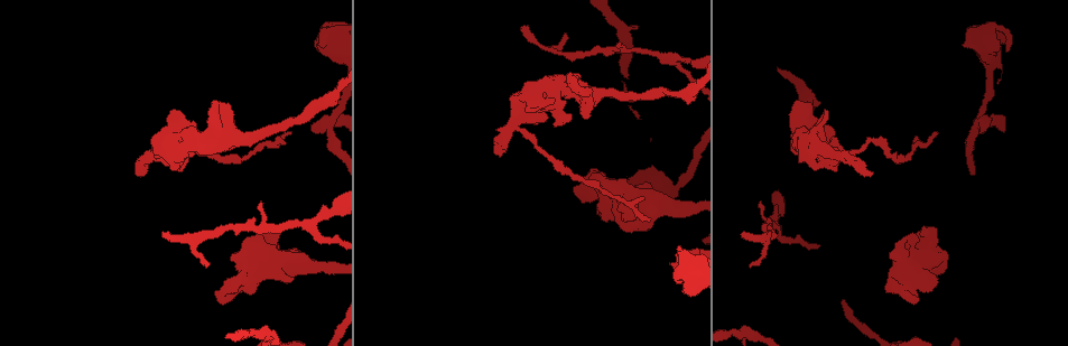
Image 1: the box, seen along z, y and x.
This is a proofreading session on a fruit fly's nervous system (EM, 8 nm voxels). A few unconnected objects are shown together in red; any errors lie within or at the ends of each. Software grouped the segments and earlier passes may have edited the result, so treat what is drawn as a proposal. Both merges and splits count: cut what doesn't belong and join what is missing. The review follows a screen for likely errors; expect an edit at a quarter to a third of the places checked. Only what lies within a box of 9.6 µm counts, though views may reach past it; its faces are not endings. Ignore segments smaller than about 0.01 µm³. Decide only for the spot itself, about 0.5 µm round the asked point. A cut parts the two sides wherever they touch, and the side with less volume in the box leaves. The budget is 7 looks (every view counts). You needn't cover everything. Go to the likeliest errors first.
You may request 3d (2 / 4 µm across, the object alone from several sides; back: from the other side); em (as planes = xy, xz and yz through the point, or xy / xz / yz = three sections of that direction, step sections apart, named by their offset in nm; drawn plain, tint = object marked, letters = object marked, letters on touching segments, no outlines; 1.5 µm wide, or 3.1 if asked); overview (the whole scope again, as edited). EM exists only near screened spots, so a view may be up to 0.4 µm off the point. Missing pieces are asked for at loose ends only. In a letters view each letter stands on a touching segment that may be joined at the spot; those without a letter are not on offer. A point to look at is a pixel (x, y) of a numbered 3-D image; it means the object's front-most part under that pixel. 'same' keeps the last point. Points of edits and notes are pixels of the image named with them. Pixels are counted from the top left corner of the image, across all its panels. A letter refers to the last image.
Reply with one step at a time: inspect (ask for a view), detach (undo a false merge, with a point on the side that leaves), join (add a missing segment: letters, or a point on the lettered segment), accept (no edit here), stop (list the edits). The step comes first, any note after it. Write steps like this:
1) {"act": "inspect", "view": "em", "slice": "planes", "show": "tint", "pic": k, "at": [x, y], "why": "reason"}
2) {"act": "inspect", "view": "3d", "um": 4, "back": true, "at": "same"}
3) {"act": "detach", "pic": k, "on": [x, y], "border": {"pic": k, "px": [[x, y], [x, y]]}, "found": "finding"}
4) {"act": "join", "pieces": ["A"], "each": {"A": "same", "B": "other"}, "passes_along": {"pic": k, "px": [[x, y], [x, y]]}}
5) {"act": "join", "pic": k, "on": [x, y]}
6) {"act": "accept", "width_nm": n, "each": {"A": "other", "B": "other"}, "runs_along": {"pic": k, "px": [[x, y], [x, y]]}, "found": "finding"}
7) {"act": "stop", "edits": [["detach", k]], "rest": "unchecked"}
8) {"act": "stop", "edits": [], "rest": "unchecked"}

{"act": "inspect", "view": "3d", "um": 4, "pic": 1, "at": [172, 170], "why": "thick end"}

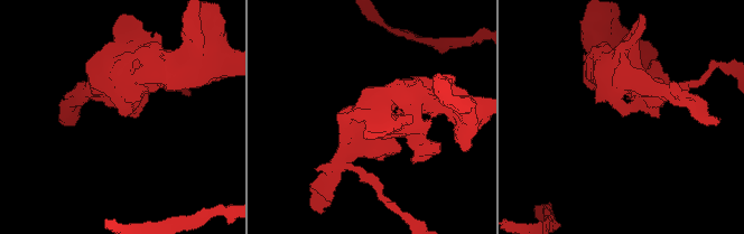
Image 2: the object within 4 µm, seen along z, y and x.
{"act": "inspect", "view": "em", "slice": "planes", "show": "letters", "pic": 2, "at": [122, 115]}

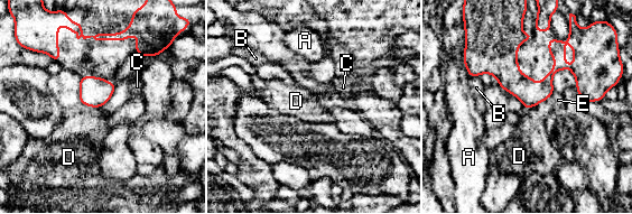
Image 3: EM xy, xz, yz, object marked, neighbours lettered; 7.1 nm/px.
{"act": "accept", "longest_contact_nm": ["C", 260], "each": {"A": "other", "B": "other", "C": "other", "D": "other", "E": "other"}, "border": {"pic": 3, "px": [[547, 99], [526, 109]]}, "found": "none of them fits"}

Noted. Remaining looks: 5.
{"act": "inspect", "view": "3d", "um": 4, "pic": 1, "at": [499, 154], "why": "free end"}

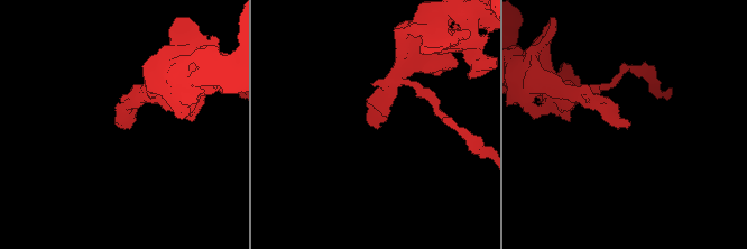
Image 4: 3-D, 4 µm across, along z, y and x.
{"act": "inspect", "view": "em", "slice": "planes", "show": "letters", "pic": 4, "at": [376, 127], "why": "need the tissue"}

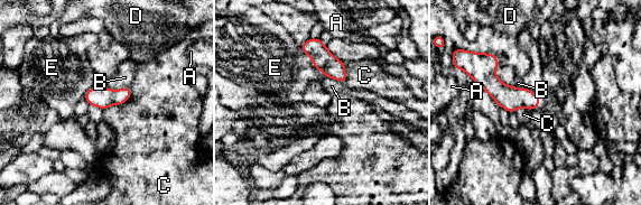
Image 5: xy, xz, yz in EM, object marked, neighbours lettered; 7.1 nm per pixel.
{"act": "accept", "width_nm": 150, "each": {"A": "other", "B": "other", "C": "other", "D": "other", "E": "other"}, "found": "no lettered segment goes on from it"}

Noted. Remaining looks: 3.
{"act": "inspect", "view": "3d", "um": 4, "pic": 1, "at": [169, 232], "why": "thin end"}

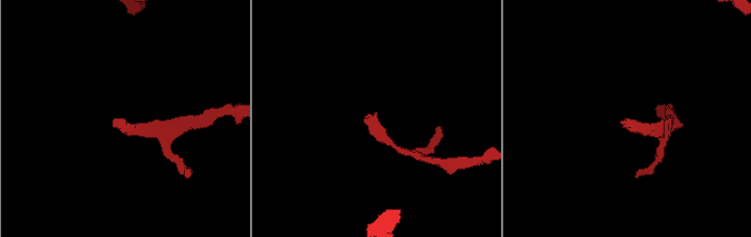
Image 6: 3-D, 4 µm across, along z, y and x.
{"act": "inspect", "view": "em", "slice": "xz", "step": 8, "show": "letters", "pic": 6, "at": [123, 125], "why": "need the tissue"}

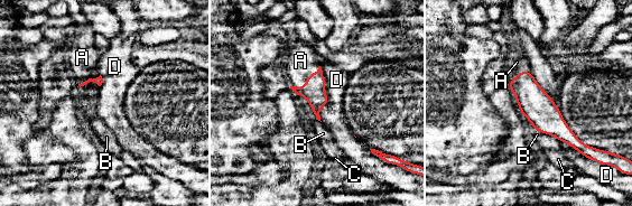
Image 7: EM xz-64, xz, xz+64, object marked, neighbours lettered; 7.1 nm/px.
{"act": "join", "pic": 7, "on": [300, 61], "each": {"A": "same", "B": "other", "C": "other", "D": "other"}, "passes_along": {"pic": 7, "px": [[314, 92], [306, 83], [300, 61]]}, "found": "it goes on there"}

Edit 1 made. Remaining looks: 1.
{"act": "stop", "edits": [["join", 7]], "rest": "unchecked"}

